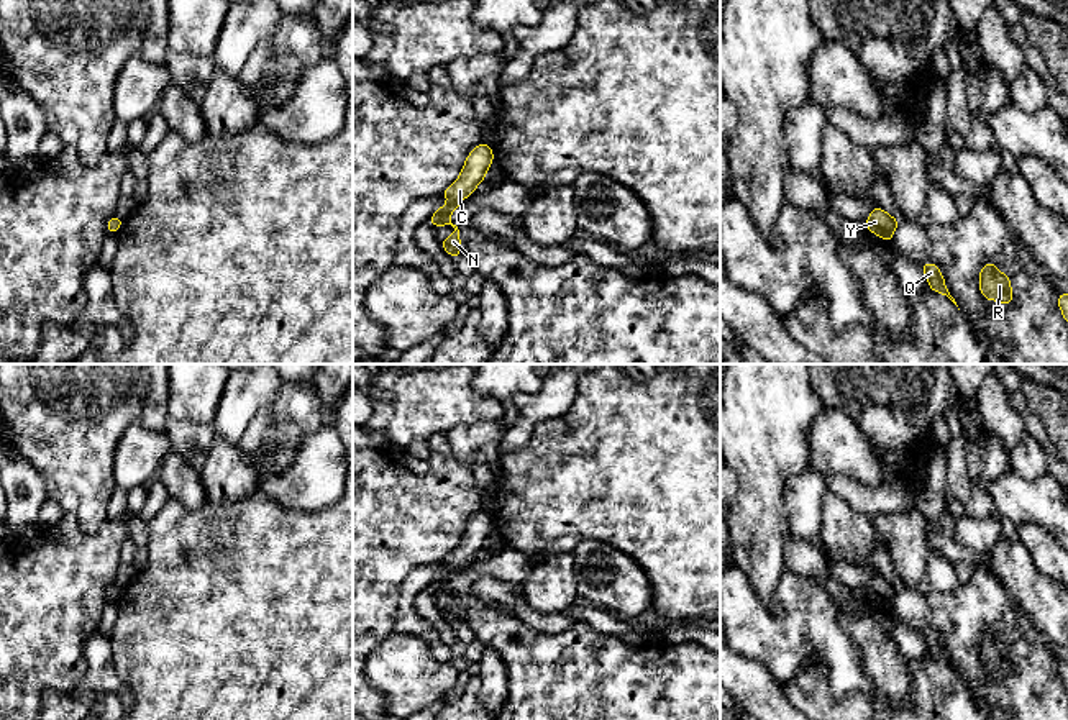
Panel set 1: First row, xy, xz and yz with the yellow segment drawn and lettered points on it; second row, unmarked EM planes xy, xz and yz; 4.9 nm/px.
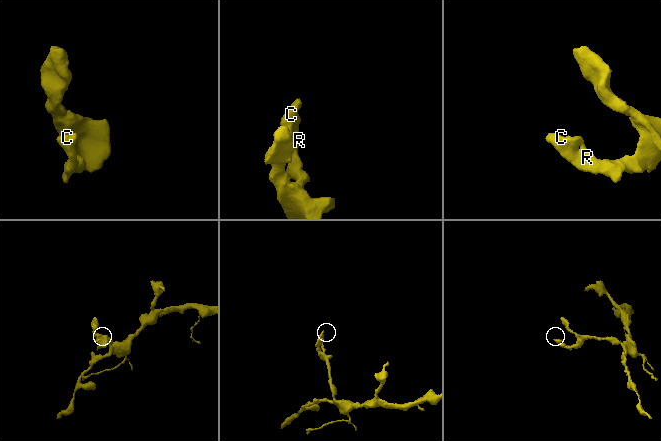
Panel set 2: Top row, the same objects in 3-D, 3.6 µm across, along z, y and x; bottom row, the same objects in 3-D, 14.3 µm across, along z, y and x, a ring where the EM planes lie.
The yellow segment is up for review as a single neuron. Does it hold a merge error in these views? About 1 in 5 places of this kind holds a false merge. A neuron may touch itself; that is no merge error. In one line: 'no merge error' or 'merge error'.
no merge error

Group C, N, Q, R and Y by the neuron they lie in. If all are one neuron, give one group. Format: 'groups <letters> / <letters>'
groups C N Q R Y

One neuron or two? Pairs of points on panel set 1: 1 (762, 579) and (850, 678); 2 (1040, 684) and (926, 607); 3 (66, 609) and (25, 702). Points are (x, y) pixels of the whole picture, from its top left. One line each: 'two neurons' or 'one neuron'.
1: two neurons
2: one neuron
3: one neuron

